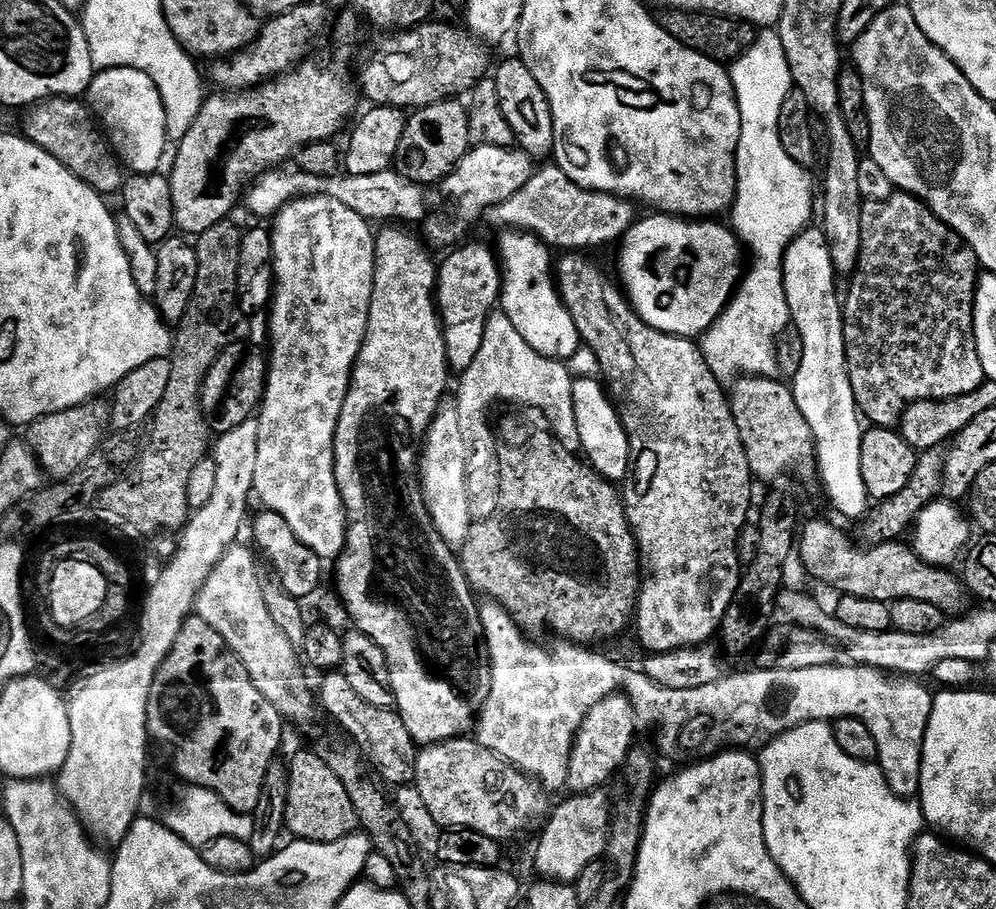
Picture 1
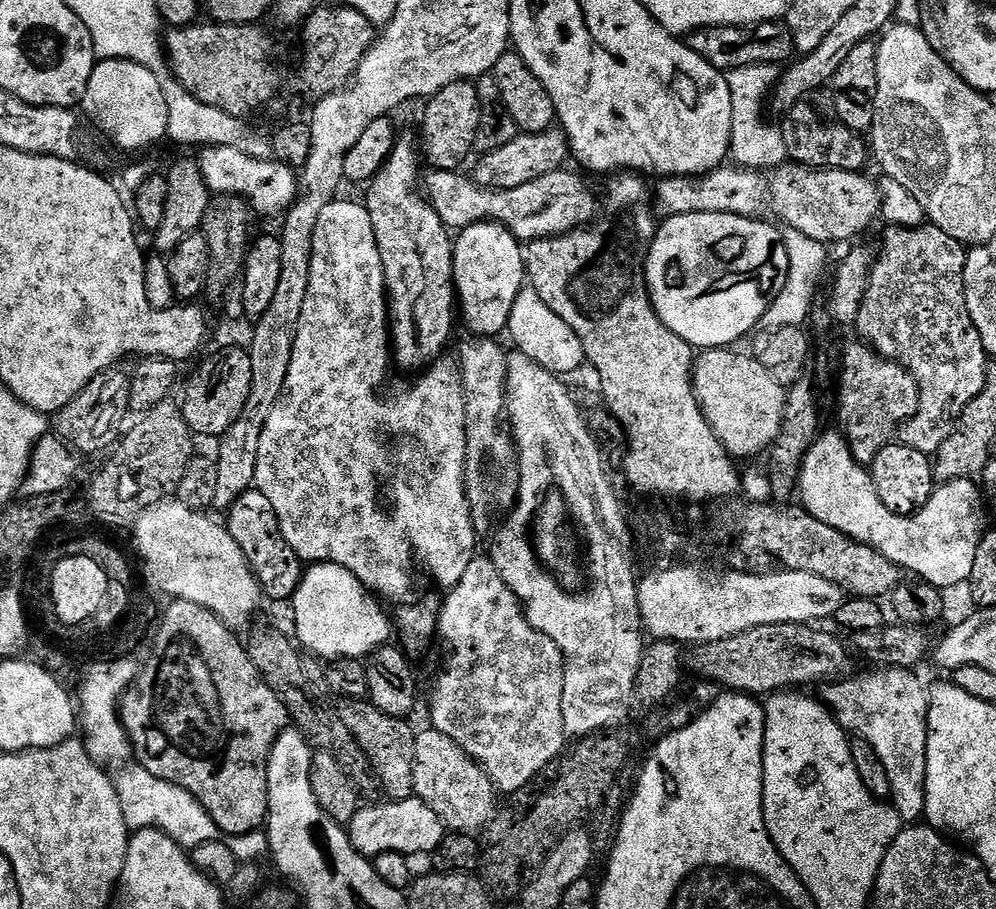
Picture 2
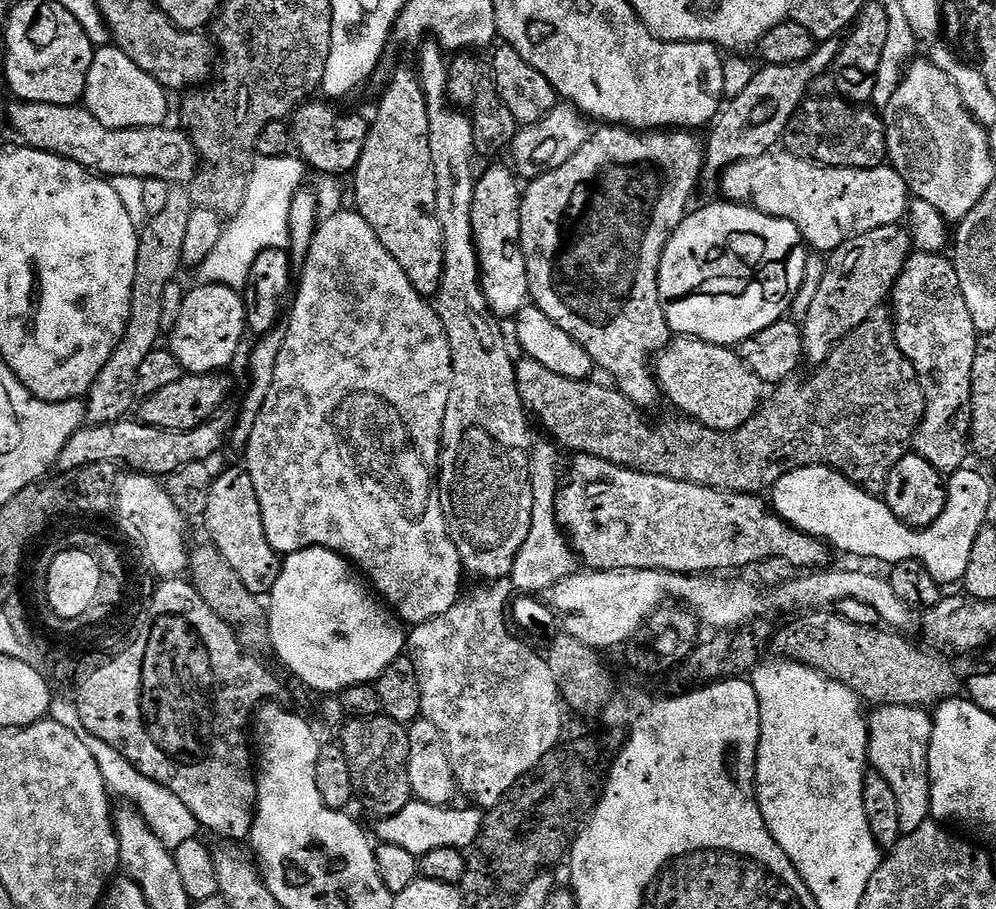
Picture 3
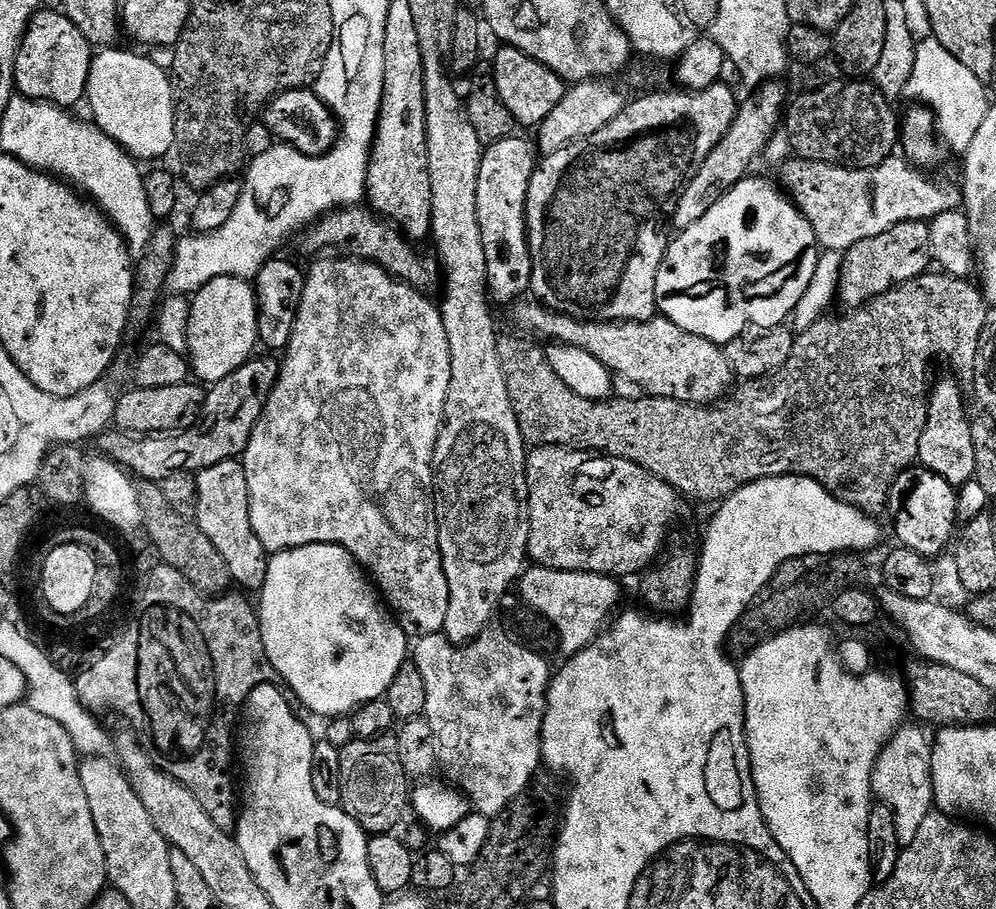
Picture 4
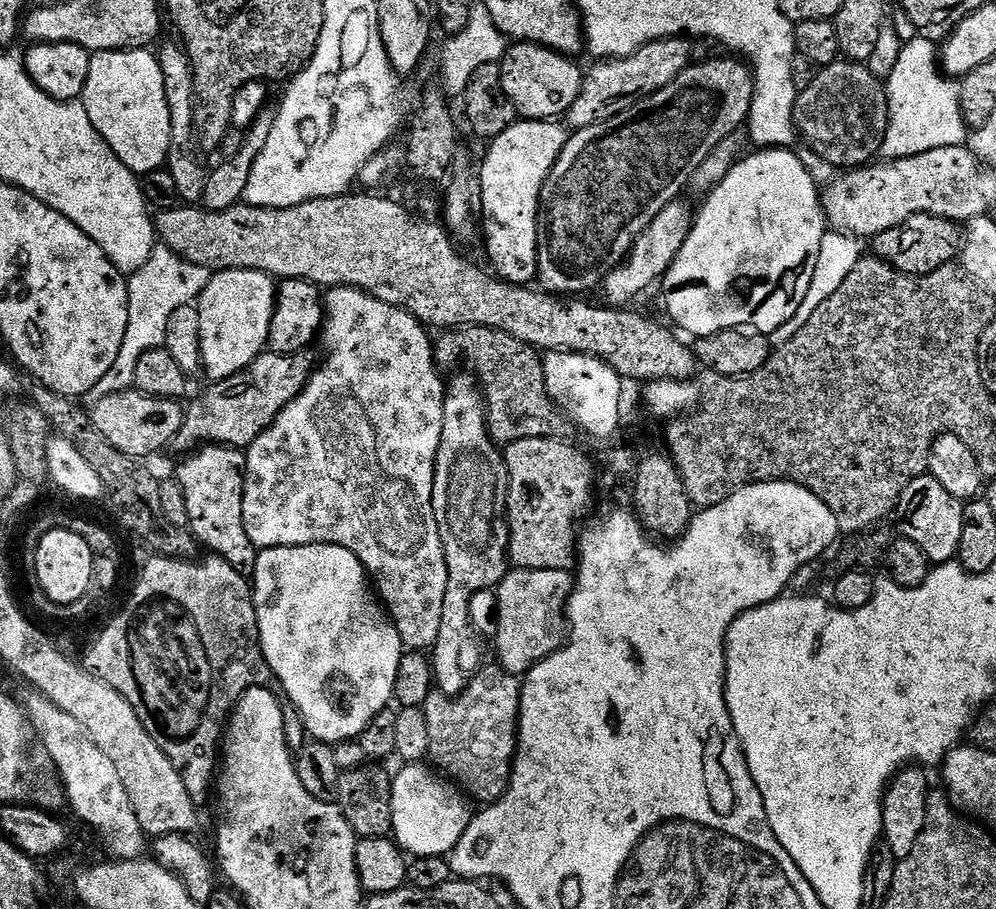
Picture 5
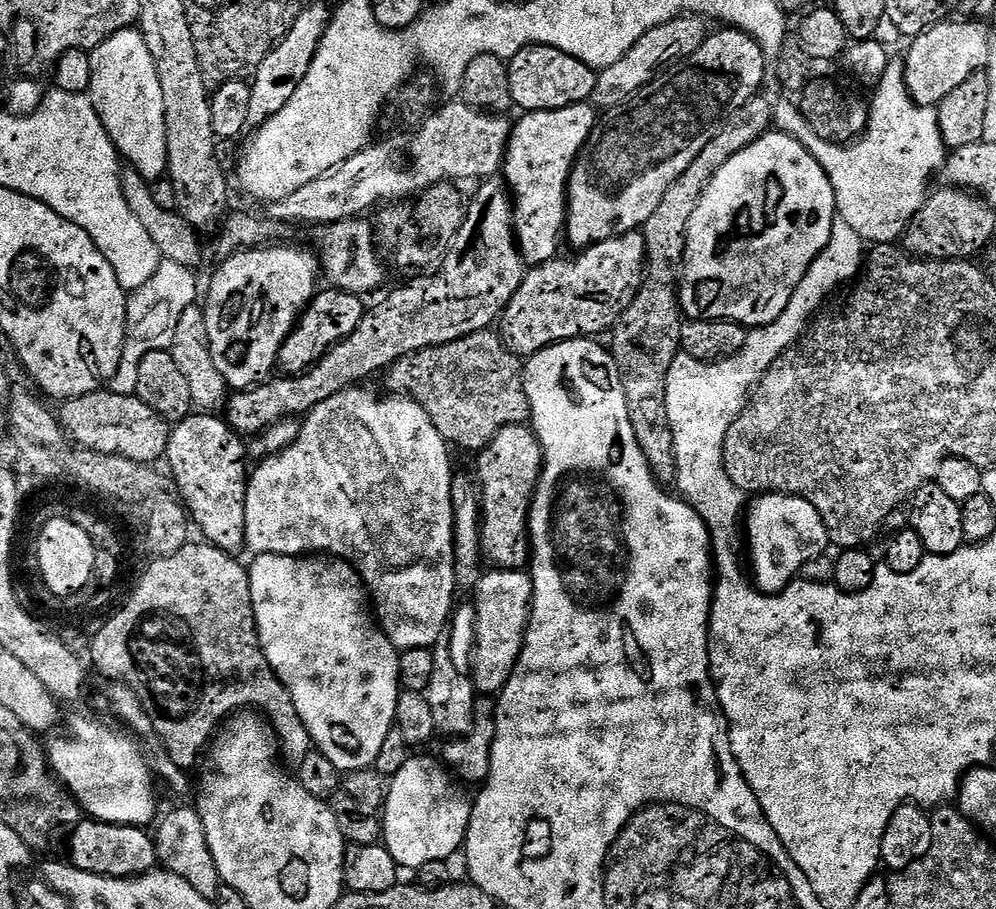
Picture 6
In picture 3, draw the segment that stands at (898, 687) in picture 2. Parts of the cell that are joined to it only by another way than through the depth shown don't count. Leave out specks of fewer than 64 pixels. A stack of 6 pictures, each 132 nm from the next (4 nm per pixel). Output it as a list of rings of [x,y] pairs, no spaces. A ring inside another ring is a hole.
[[[882,704],[873,712],[876,713],[868,716],[868,763],[878,774],[882,774],[882,778],[886,778],[886,782],[890,782],[890,786],[894,786],[902,830],[907,834],[929,823],[932,814],[932,780],[928,777],[932,716],[924,708],[897,704]]]

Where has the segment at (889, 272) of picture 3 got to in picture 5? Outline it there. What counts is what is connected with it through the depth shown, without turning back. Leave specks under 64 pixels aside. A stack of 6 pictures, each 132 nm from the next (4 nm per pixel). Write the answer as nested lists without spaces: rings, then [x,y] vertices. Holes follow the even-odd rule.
[[[914,214],[898,226],[871,237],[875,259],[885,260],[891,268],[908,276],[925,276],[953,263],[961,255],[962,228],[957,221],[930,214]]]

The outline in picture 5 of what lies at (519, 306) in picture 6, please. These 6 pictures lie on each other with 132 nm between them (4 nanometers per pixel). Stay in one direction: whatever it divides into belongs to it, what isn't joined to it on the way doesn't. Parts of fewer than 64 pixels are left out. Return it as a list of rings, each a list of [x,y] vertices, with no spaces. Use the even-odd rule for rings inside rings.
[[[681,198],[667,204],[662,214],[658,214],[658,218],[654,218],[654,222],[650,222],[650,226],[646,226],[643,234],[636,239],[624,263],[604,277],[602,289],[604,288],[605,305],[631,305],[628,304],[631,300],[638,299],[655,280],[657,283],[668,272],[668,267],[674,262],[674,258],[678,258],[692,229],[694,208],[691,208],[686,200]]]

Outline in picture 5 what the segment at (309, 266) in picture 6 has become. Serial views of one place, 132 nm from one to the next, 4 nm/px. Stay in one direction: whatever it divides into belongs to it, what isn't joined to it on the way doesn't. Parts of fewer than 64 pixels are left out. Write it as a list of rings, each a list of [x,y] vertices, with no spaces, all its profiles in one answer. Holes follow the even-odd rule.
[[[226,268],[209,279],[198,301],[202,318],[200,345],[203,371],[208,372],[209,381],[225,380],[238,374],[265,351],[270,334],[270,318],[276,309],[277,287],[273,277],[258,270]]]

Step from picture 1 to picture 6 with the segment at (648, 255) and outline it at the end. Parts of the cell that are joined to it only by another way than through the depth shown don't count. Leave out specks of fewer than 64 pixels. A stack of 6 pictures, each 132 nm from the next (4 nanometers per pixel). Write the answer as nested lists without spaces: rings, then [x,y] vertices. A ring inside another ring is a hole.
[[[773,130],[766,133],[758,142],[746,146],[746,150],[738,150],[718,174],[706,186],[702,198],[698,202],[698,210],[694,210],[694,218],[690,218],[690,230],[688,231],[688,249],[684,260],[684,275],[680,281],[680,310],[689,320],[730,320],[734,324],[743,324],[749,329],[760,327],[762,324],[769,324],[786,310],[798,282],[806,274],[806,270],[814,262],[814,258],[830,242],[832,233],[832,223],[838,219],[836,210],[836,195],[834,186],[830,186],[830,178],[822,166],[810,155],[793,136],[787,136],[786,133]]]

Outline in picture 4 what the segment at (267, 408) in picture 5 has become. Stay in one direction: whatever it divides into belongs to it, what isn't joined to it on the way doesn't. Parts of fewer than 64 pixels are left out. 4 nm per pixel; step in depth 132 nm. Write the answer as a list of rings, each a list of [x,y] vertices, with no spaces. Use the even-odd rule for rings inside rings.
[[[264,354],[261,360],[247,360],[241,368],[234,370],[234,374],[207,389],[203,413],[188,431],[135,437],[127,432],[109,430],[99,437],[99,451],[140,482],[161,482],[178,471],[198,473],[223,460],[243,457],[250,434],[254,434],[254,426],[258,426],[258,418],[262,418],[262,410],[279,373],[280,360],[271,355]]]

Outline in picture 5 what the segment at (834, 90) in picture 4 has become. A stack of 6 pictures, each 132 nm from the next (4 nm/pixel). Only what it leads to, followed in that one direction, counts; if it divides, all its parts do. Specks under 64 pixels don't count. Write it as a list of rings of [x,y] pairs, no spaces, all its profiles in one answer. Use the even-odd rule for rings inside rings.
[[[843,58],[836,61],[834,64],[828,64],[825,68],[819,69],[815,73],[817,76],[805,86],[804,89],[799,89],[798,95],[795,97],[792,105],[792,123],[796,126],[797,137],[810,150],[814,150],[814,154],[818,154],[818,158],[822,158],[826,162],[830,162],[832,167],[837,170],[855,170],[871,165],[873,161],[880,156],[880,148],[884,145],[886,138],[886,130],[888,129],[888,104],[887,104],[887,90],[885,88],[885,81],[876,77],[868,69],[867,63],[853,62]]]

